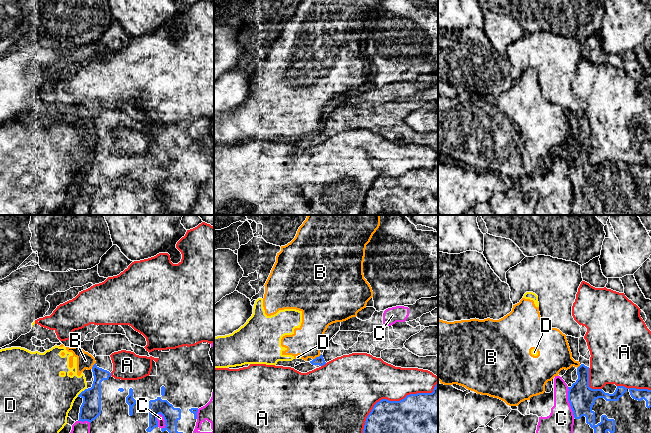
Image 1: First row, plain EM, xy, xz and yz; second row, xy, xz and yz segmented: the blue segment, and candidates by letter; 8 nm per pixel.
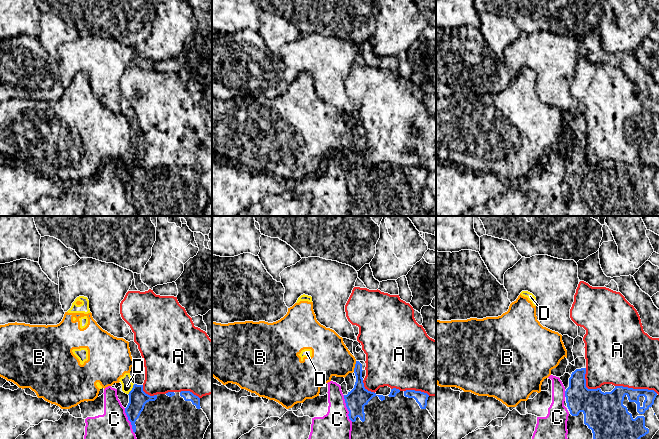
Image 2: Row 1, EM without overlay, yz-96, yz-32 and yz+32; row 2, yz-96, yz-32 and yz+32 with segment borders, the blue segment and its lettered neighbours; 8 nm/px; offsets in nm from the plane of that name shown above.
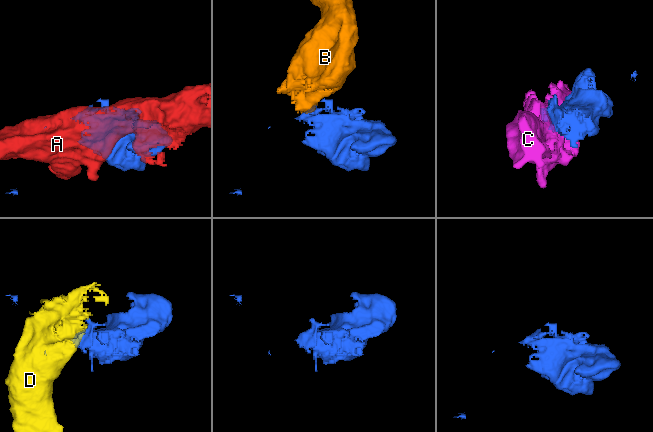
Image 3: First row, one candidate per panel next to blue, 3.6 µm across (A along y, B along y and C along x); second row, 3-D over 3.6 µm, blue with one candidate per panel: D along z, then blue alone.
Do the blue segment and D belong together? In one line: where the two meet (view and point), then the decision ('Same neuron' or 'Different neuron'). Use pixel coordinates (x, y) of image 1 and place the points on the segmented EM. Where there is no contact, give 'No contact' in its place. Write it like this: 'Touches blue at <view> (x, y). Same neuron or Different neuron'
Touches blue at xy (81, 392). Different neuron

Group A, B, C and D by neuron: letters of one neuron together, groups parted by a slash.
A / B D / C

